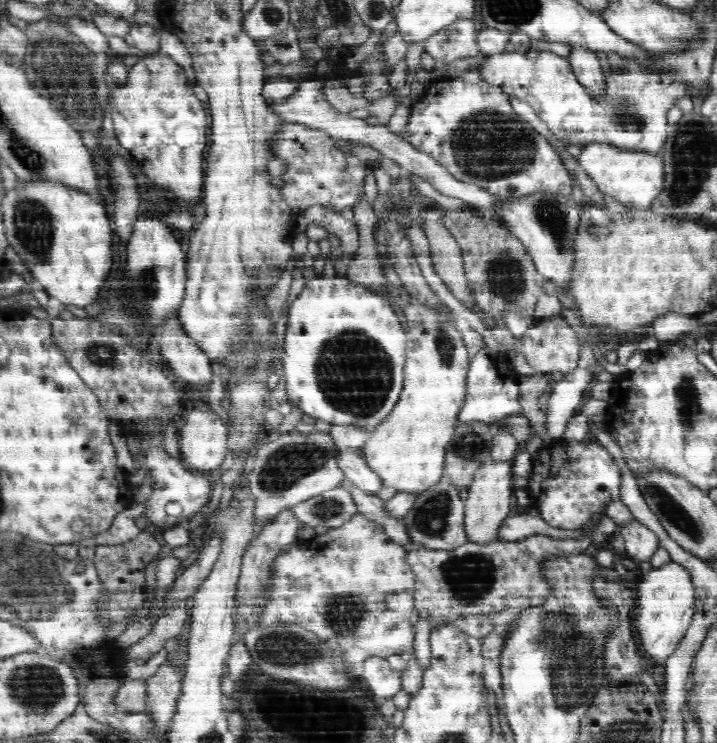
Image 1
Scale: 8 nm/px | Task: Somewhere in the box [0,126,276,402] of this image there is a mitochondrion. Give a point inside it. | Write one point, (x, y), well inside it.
(33, 225)

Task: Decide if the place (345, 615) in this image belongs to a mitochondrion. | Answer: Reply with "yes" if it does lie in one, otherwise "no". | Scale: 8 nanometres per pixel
yes

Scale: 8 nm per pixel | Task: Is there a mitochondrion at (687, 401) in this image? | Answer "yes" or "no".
yes

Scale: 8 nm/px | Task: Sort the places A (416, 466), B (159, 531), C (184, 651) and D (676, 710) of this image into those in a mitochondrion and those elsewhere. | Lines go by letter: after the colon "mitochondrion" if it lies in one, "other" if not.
A: other
B: other
C: other
D: other

